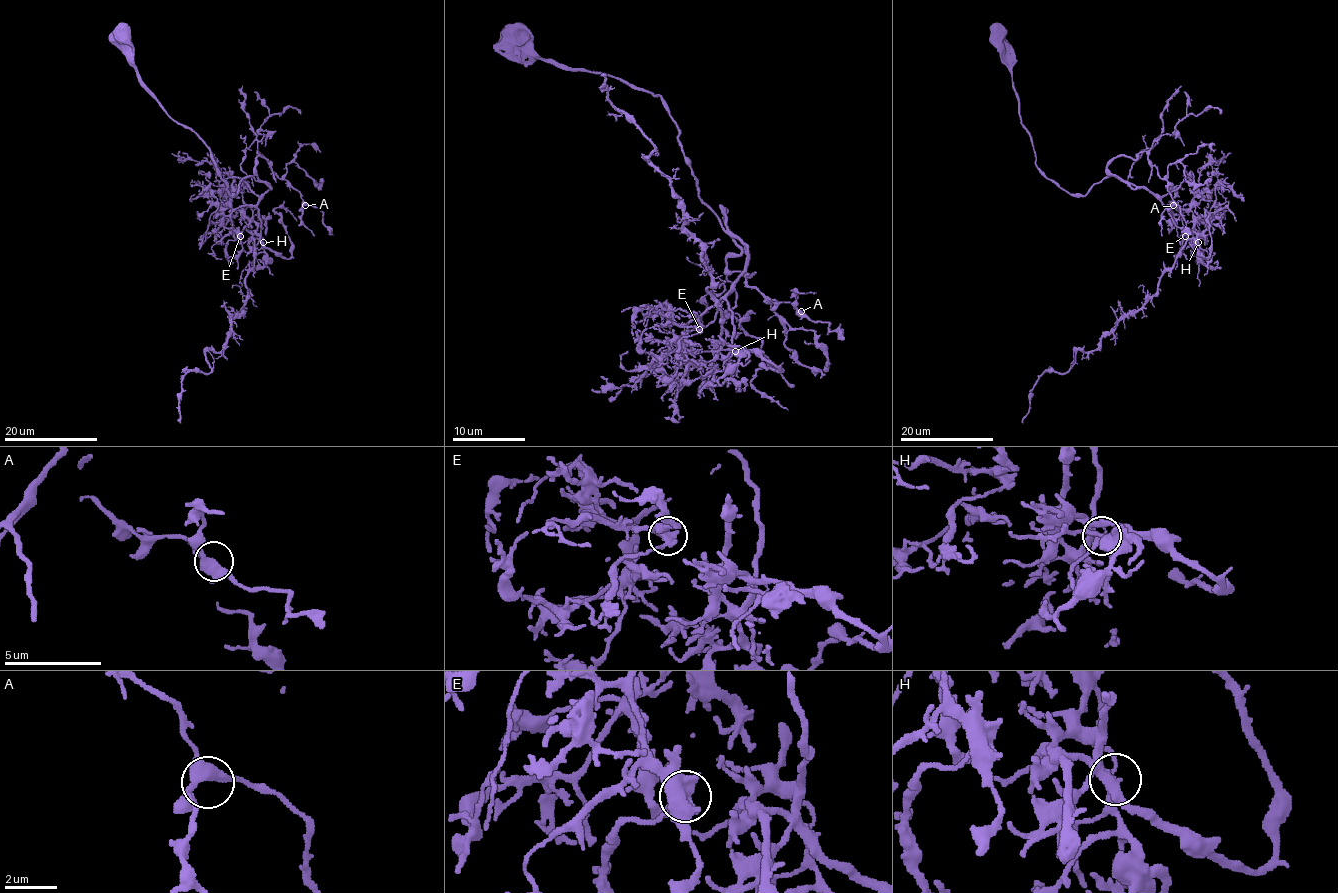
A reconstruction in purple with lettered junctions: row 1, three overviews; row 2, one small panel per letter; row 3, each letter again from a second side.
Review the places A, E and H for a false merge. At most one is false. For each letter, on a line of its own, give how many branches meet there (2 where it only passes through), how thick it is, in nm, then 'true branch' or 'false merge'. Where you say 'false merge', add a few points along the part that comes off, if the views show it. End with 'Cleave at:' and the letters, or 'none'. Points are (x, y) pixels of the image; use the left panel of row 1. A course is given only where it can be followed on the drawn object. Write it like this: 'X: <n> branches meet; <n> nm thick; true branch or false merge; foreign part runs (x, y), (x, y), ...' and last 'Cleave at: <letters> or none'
A: 3 branches meet; 400 nm thick; true branch
E: 3 branches meet; 400 nm thick; true branch
H: 3 branches meet; 180 nm thick; false merge; foreign part runs (263, 243), (254, 239), (248, 298), (226, 346), (205, 353), (210, 372), (183, 377), (180, 422)
Cleave at: H

